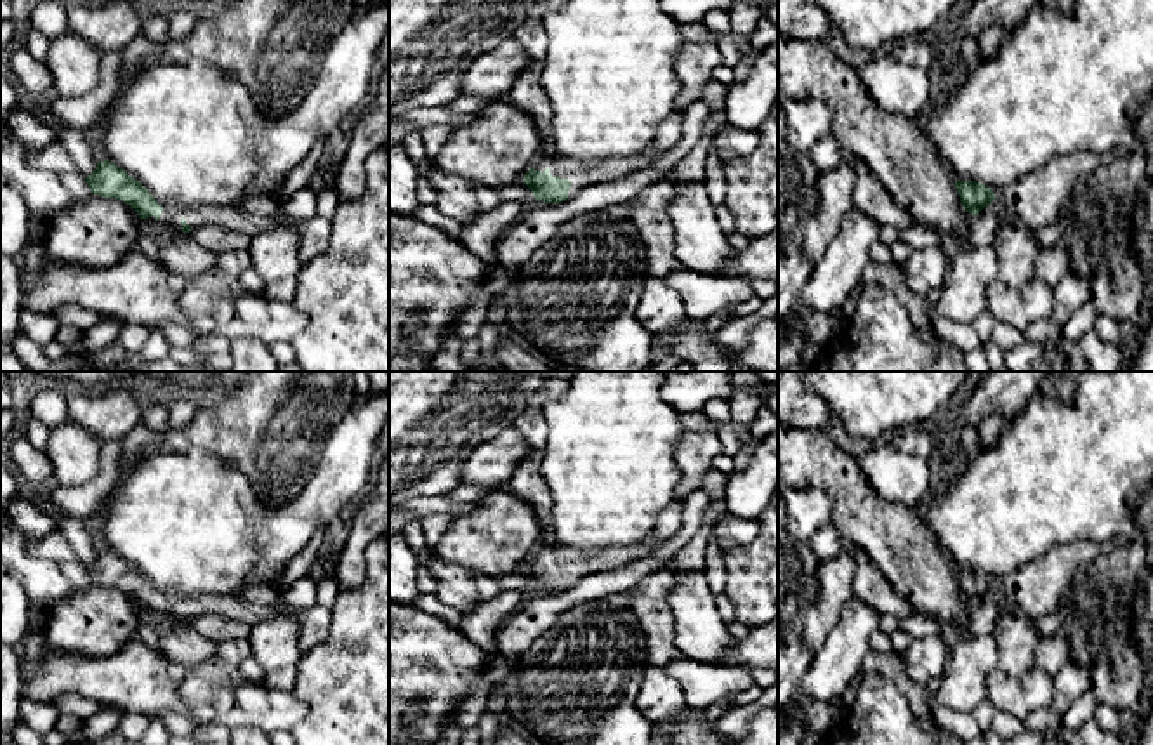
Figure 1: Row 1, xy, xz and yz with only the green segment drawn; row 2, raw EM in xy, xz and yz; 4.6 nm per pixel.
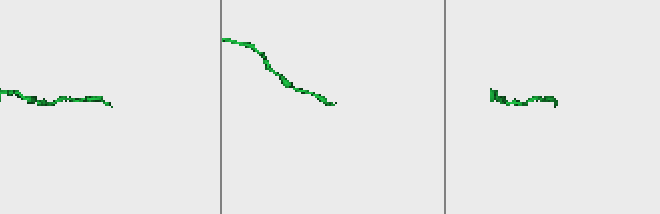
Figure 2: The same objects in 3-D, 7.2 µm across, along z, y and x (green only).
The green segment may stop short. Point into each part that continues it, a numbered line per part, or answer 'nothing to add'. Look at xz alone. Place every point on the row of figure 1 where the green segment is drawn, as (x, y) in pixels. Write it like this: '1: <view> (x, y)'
1: xz (580, 174)

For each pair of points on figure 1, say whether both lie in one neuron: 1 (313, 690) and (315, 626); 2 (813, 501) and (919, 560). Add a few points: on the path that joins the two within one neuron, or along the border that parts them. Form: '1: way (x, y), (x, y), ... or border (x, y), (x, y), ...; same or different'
1: border (334, 610), (329, 636), (303, 655); different
2: border (796, 488), (820, 488), (830, 501), (830, 521); different

